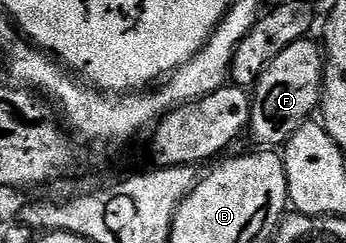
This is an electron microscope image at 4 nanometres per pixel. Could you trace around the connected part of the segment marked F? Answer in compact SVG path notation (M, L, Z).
M305 37L286 45L274 61L264 70L251 92L252 120L250 135L268 149L276 149L288 139L302 124L309 122L317 114L320 94L324 92L324 52L319 42L311 43Z

